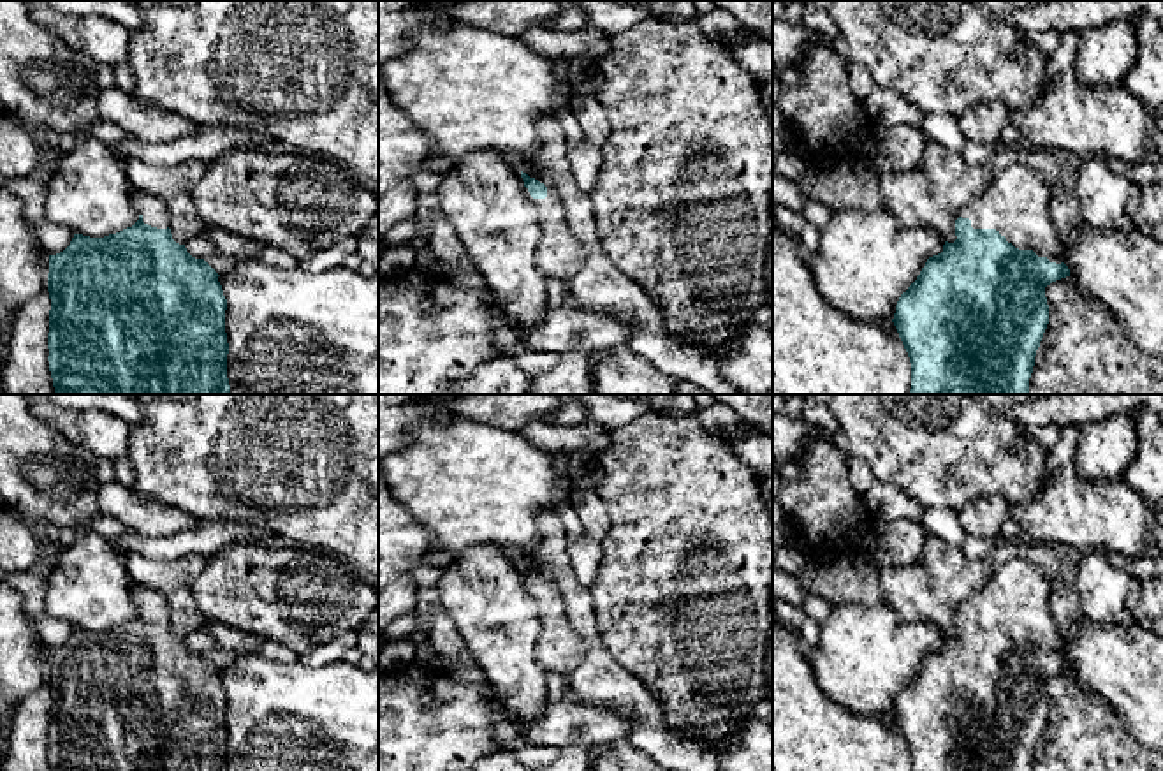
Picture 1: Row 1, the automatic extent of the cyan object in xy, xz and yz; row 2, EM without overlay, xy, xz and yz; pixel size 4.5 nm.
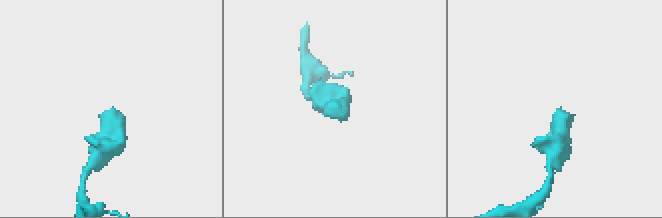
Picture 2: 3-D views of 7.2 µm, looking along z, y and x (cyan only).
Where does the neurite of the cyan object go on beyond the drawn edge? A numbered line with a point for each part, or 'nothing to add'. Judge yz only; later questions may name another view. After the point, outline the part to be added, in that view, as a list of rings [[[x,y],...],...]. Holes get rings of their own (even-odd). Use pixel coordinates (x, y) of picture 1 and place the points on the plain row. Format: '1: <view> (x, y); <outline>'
1: yz (1017, 597); [[[1020,558],[1010,560],[962,607],[973,623],[996,623],[1019,644],[1063,657],[1063,639],[1050,609],[1043,572]]]

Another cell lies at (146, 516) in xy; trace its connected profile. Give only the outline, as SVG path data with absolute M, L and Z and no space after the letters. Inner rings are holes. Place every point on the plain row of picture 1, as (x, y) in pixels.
M118 481L104 482L95 493L100 516L118 519L143 537L164 537L194 528L201 519L164 502L137 495Z

